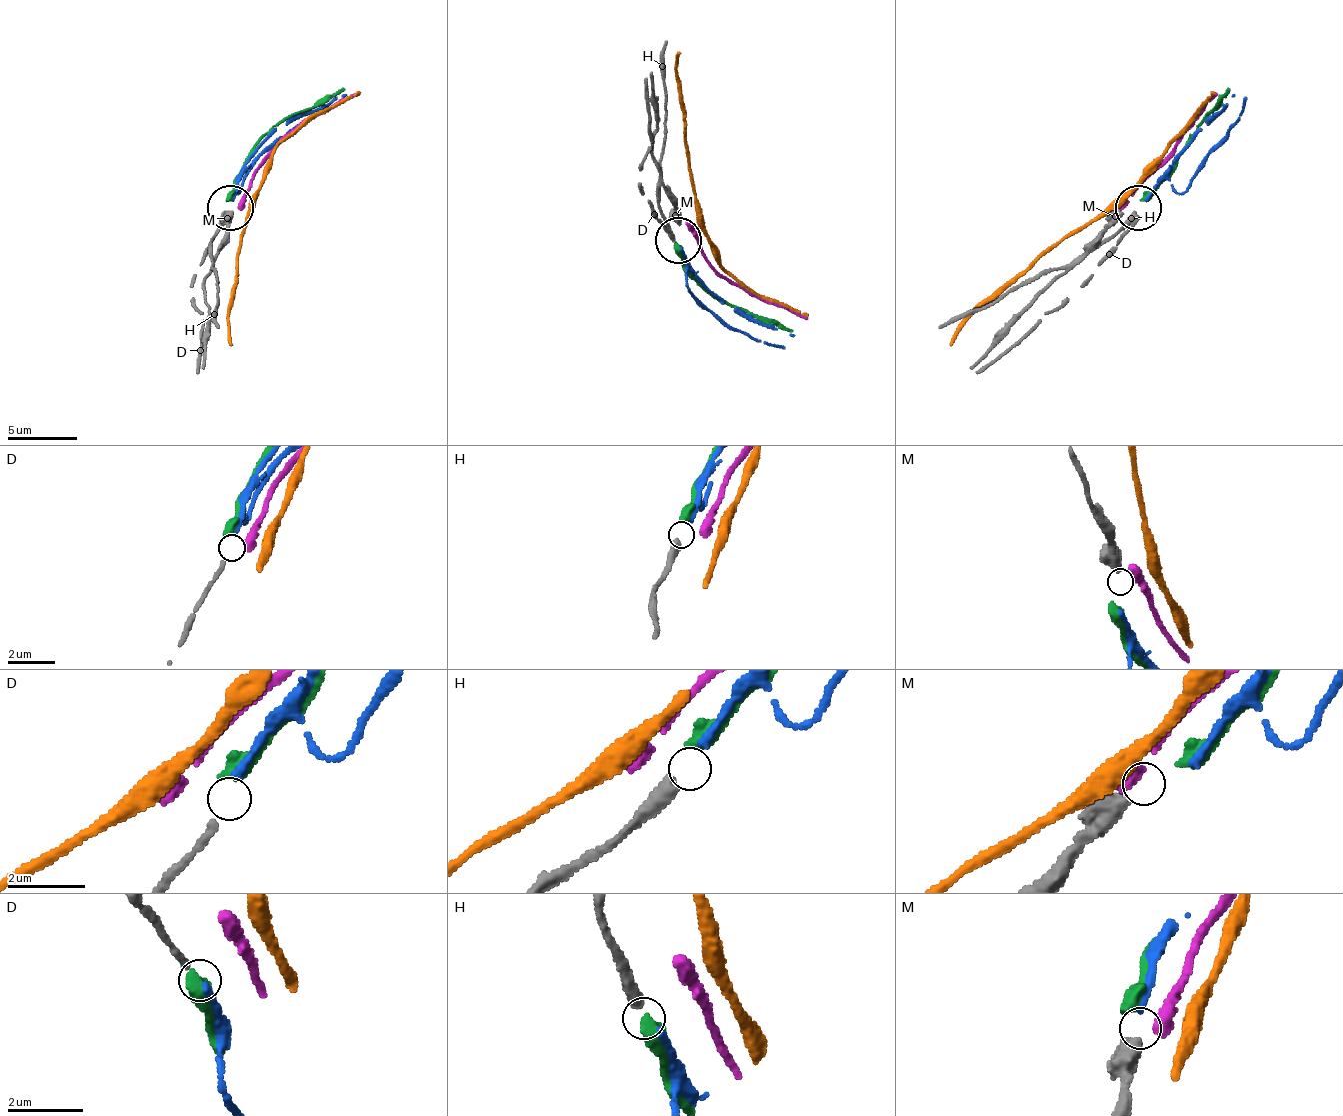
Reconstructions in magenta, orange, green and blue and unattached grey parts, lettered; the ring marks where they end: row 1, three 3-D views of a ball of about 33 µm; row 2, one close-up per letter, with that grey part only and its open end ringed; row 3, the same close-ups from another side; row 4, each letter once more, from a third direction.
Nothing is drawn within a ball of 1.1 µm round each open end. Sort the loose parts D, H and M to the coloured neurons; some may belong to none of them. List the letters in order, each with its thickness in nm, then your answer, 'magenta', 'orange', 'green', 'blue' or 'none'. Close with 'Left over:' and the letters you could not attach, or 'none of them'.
D: 180 nm | blue
H: 380 nm | green
M: 500 nm | none
Left over: M

